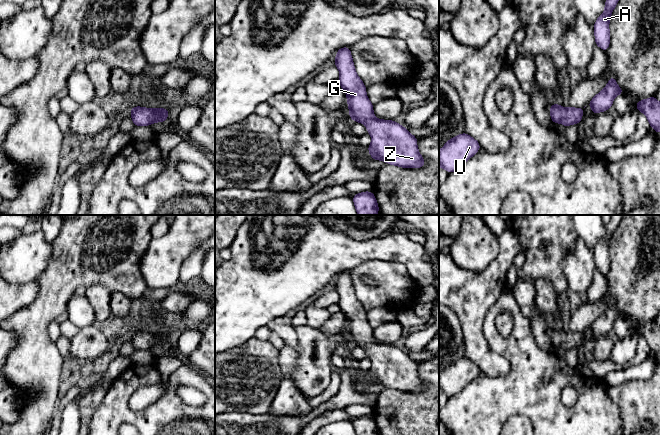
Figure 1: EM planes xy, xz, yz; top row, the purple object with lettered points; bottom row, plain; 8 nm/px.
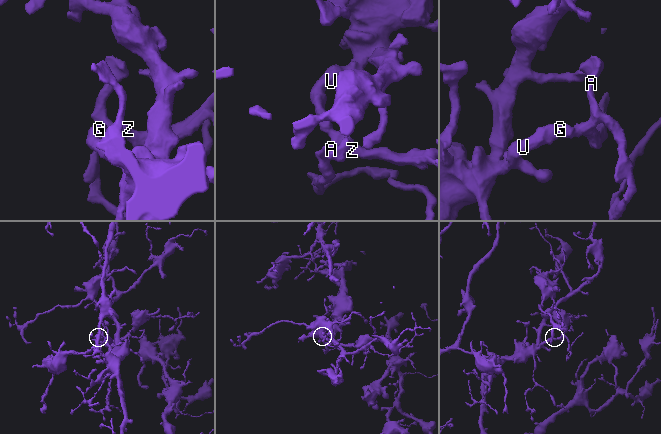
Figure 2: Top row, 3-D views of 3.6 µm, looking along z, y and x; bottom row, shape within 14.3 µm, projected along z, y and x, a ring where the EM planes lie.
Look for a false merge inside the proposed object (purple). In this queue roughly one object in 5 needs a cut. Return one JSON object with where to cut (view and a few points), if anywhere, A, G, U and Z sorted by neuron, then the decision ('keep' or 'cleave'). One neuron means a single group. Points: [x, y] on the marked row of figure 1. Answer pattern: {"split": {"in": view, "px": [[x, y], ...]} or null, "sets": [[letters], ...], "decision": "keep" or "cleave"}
{"split": null, "sets": [["A", "G", "U", "Z"]], "decision": "keep"}

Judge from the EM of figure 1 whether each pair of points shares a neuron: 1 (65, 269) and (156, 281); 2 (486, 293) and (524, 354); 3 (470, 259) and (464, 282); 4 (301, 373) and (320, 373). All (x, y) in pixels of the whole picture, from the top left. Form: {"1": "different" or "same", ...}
{"1": "different", "2": "different", "3": "different", "4": "same"}

